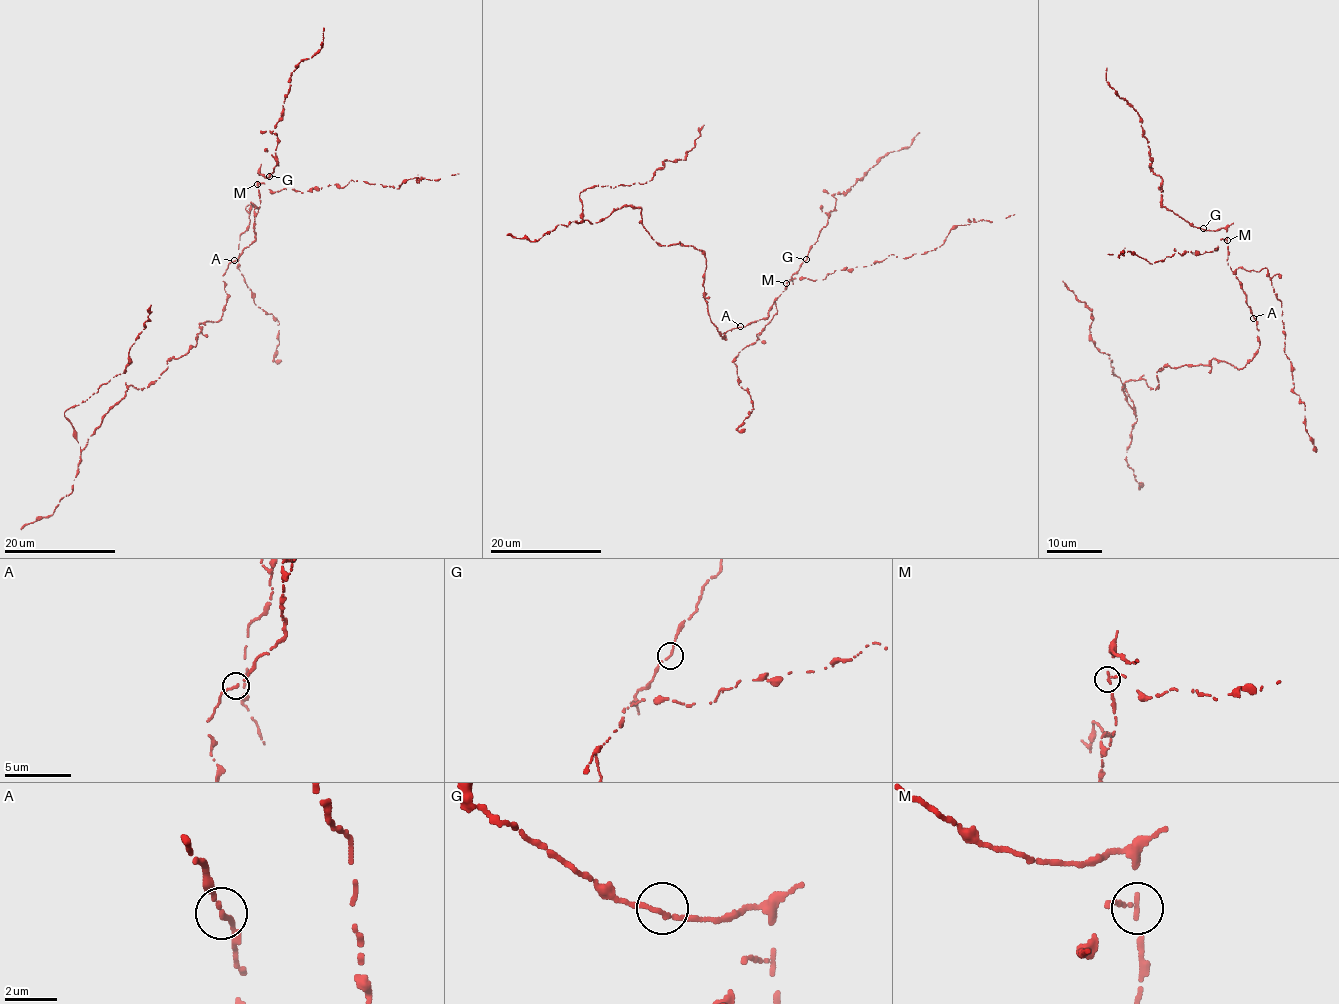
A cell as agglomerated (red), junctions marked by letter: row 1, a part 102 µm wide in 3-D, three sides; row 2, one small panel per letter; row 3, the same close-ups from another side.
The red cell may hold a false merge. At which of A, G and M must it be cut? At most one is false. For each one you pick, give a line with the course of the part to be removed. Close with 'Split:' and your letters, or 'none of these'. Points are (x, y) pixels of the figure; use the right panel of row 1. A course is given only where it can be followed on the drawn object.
Split: M

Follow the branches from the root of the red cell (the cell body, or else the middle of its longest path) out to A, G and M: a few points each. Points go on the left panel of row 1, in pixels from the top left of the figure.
A: (204, 323), (219, 320), (222, 315), (227, 294), (222, 274), (234, 260)
G: (204, 323), (222, 315), (222, 274), (254, 240), (258, 174), (269, 176)
M: (204, 323), (221, 318), (227, 294), (222, 274), (254, 240), (253, 223), (260, 206), (257, 184)

